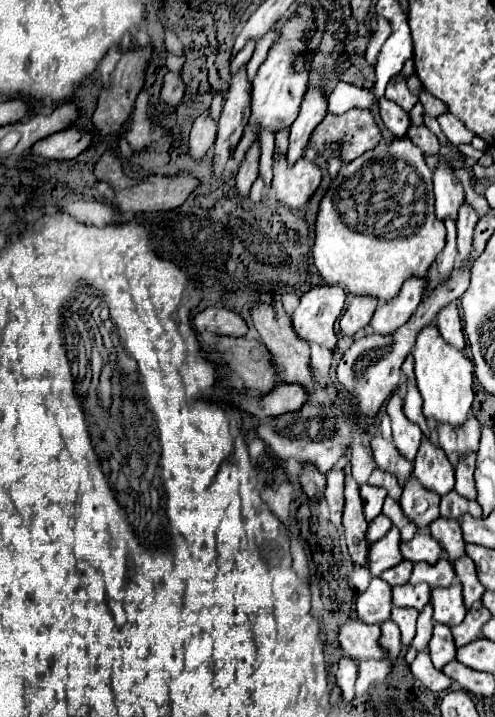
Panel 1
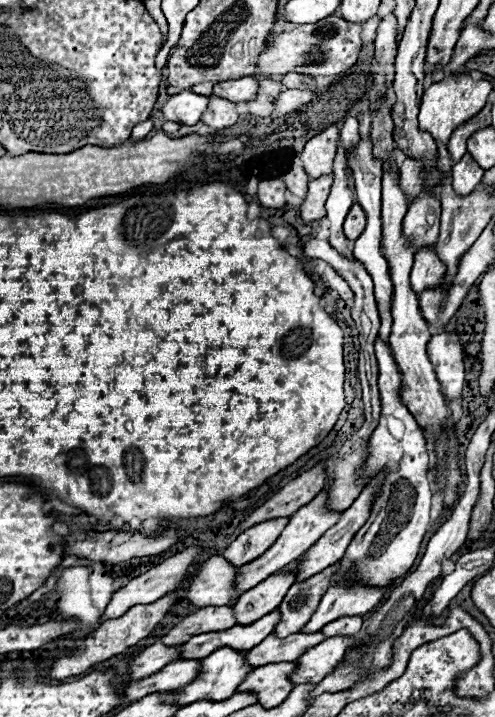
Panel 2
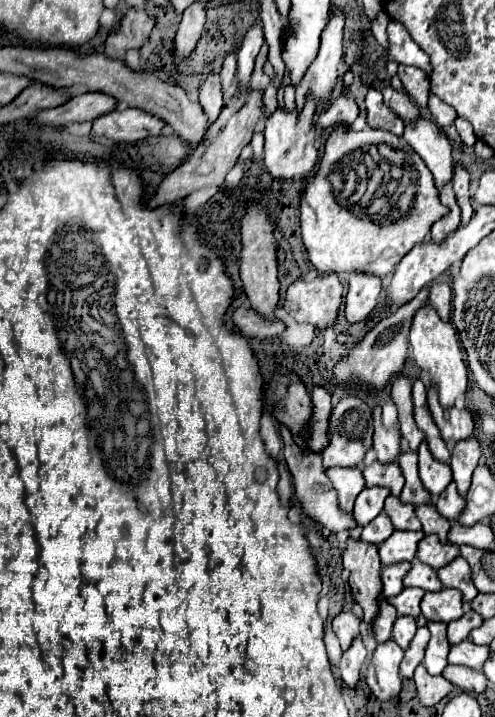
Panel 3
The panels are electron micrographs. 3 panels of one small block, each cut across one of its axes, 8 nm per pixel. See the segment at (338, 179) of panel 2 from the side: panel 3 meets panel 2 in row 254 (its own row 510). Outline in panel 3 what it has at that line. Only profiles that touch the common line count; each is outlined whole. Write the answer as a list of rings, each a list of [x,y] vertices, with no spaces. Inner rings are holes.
[[[328,468],[326,474],[338,492],[340,508],[344,512],[352,512],[356,496],[366,488],[362,470],[358,470],[358,468]]]

